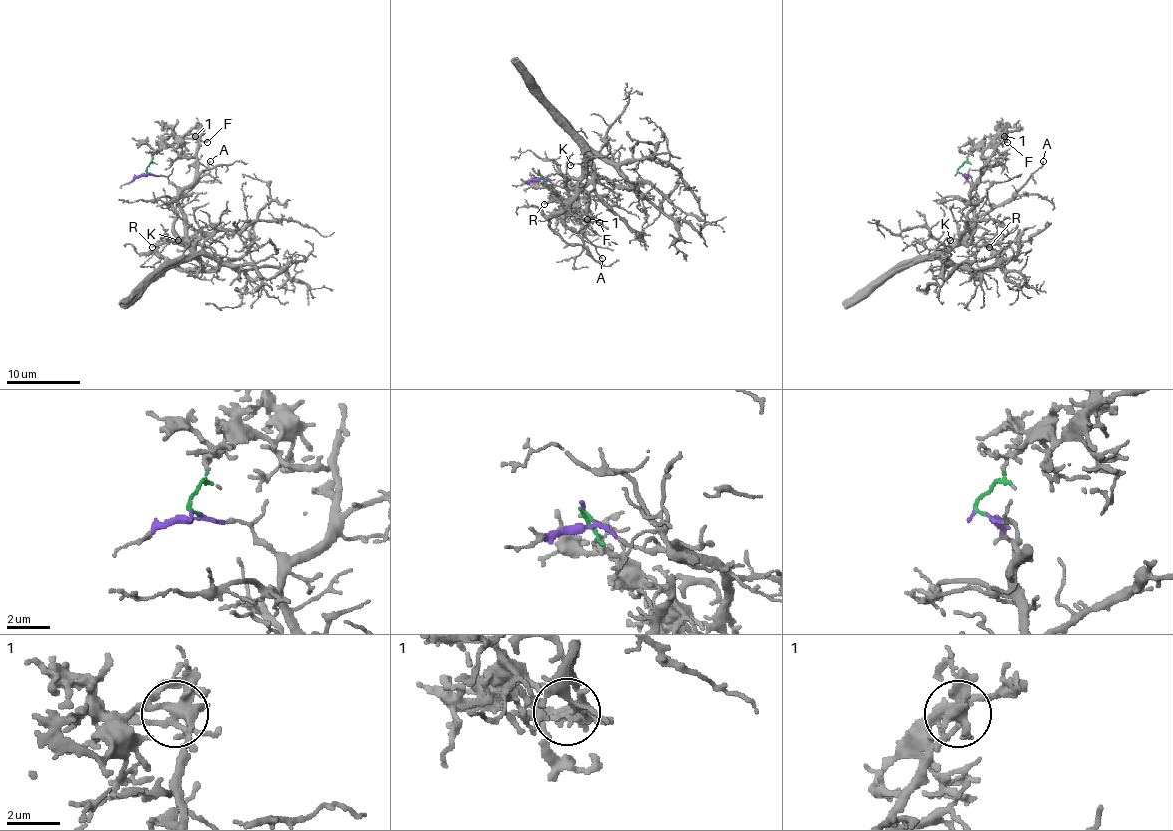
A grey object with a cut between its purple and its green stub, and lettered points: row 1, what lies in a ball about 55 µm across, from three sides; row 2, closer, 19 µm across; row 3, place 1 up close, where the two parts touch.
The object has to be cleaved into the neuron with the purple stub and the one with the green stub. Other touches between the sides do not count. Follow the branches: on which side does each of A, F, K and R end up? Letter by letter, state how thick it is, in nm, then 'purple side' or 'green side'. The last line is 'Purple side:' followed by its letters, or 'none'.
A: calibre 170 nm; purple side
F: calibre 120 nm; green side
K: calibre 130 nm; purple side
R: calibre 140 nm; purple side
Purple side: A, K, R

